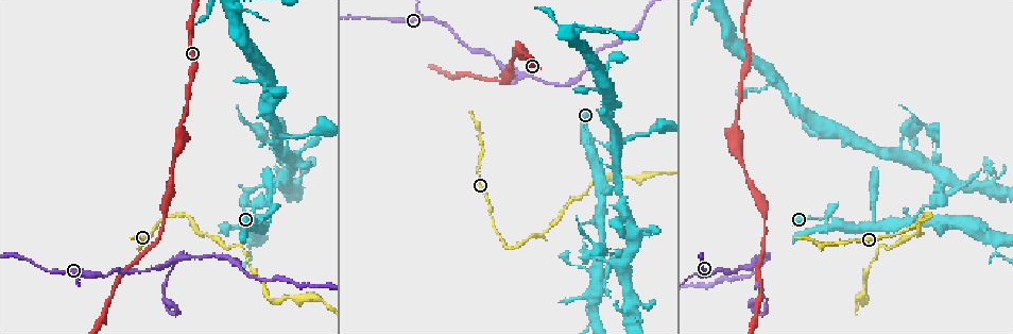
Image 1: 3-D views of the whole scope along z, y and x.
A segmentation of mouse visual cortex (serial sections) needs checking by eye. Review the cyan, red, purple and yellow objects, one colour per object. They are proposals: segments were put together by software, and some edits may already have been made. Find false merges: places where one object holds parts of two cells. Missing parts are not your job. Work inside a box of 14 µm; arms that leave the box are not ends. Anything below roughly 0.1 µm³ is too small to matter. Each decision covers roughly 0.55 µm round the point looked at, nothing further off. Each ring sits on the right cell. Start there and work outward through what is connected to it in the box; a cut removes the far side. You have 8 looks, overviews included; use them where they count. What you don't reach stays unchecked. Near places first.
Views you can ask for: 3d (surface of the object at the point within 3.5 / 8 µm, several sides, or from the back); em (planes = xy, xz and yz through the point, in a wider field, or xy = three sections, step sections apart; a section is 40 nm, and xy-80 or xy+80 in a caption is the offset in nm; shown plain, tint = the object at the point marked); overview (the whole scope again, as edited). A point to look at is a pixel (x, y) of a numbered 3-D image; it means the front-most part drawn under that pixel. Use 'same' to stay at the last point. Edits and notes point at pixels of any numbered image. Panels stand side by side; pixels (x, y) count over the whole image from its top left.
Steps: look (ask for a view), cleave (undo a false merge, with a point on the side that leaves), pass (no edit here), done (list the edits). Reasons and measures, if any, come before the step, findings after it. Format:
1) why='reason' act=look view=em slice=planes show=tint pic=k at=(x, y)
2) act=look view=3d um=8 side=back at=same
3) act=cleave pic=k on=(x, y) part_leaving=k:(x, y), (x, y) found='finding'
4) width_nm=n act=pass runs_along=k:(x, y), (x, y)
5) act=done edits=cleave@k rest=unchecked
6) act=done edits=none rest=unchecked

why='abrupt turn' act=look view=3d um=3.5 pic=1 at=(240, 221)

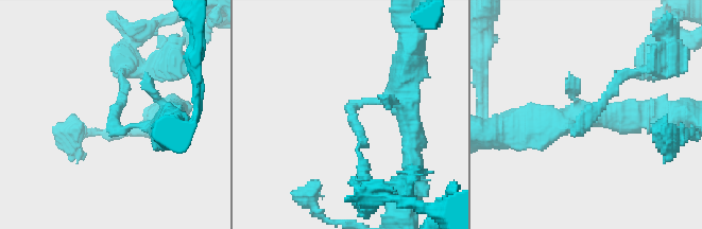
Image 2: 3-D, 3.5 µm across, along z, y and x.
act=look view=em slice=planes show=tint pic=2 at=(584, 119)

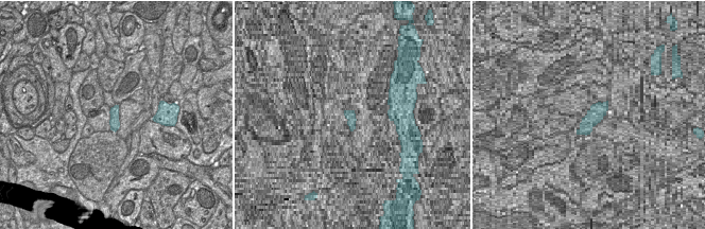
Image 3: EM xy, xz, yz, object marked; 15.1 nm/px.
act=cleave pic=2 on=(357, 129) part_leaving=2:(363, 101), (354, 107), (363, 172) found='two cells meet here'

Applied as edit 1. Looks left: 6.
why='sharp bend' act=look view=3d um=3.5 pic=1 at=(168, 215)

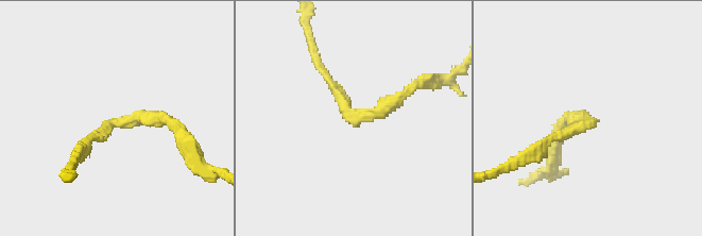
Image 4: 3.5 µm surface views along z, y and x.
arm_widths_nm=150,200 why='need the tissue' act=look view=em slice=xy step=2 show=tint pic=4 at=(350, 115)

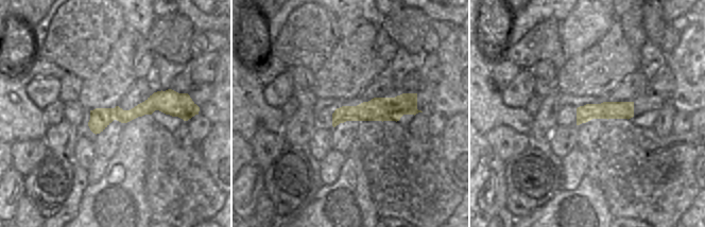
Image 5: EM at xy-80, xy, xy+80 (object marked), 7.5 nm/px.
act=look view=em slice=xy step=3 show=tint at=same

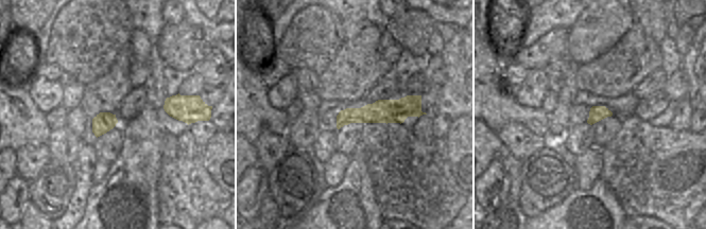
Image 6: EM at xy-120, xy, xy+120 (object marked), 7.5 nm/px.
act=pass runs_along=4:(80, 149), (109, 123), (174, 123) found='one cell here'

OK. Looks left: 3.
why='sharp bend' act=look view=3d um=3.5 pic=1 at=(167, 263)

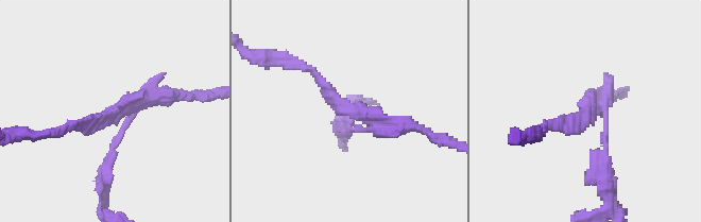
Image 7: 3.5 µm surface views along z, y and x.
why='now the EM' act=look view=em slice=xy step=1 show=tint pic=7 at=(120, 109)

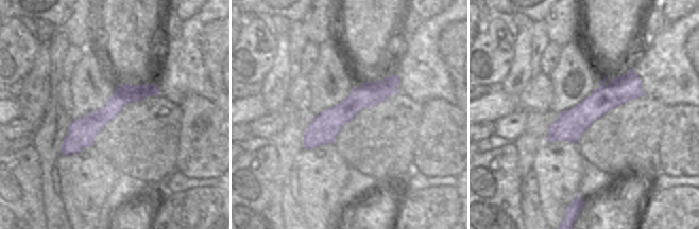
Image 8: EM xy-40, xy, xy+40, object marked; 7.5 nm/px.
act=pass runs_along=8:(395, 78), (356, 101), (306, 146) found='continuous, no second cell'

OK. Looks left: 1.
act=done edits=cleave@2 rest=unchecked

